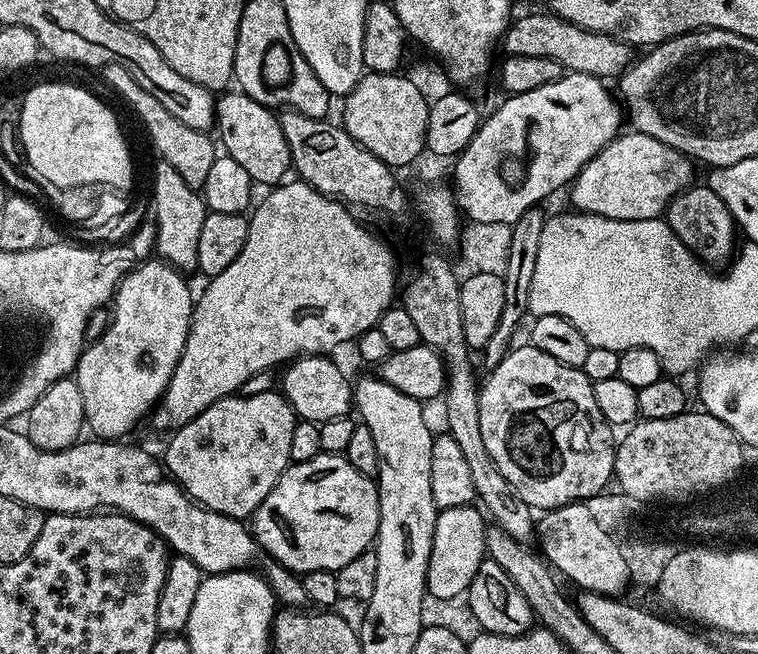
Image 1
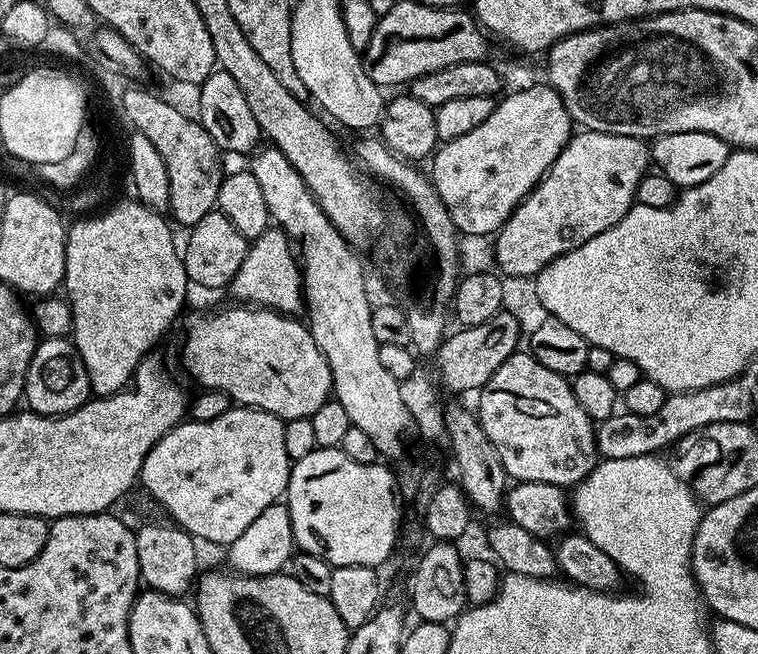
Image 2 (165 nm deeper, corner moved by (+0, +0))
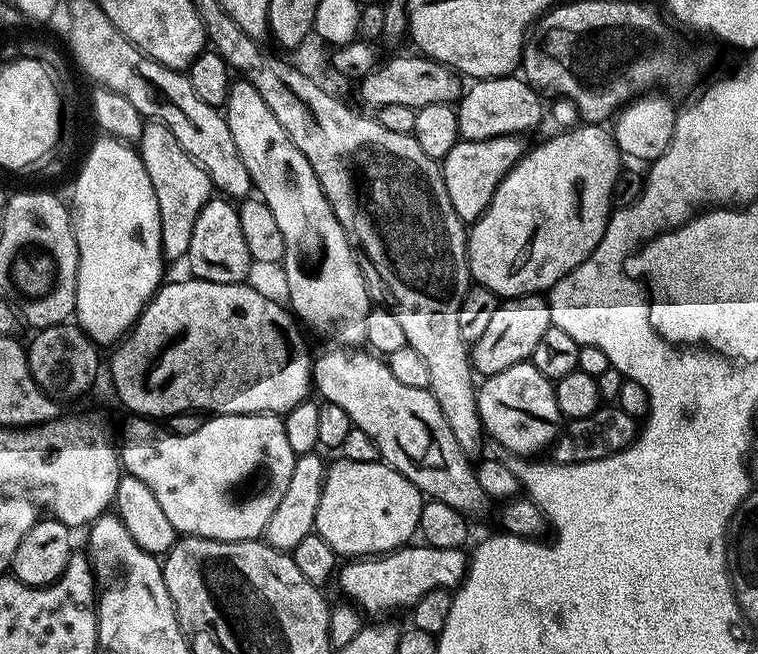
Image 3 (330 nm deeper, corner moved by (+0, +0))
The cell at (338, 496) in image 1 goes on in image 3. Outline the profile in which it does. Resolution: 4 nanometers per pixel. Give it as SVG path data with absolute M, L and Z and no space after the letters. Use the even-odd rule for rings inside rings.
M337 458L336 461L327 465L324 473L324 485L322 486L322 498L318 502L318 514L316 515L315 535L321 536L325 542L336 551L337 557L340 558L363 558L365 556L383 556L386 552L395 552L396 549L405 547L417 535L420 526L420 515L422 514L422 506L425 504L425 497L419 490L414 487L408 479L402 474L398 474L398 470L394 470L389 464L383 462L354 462Z

